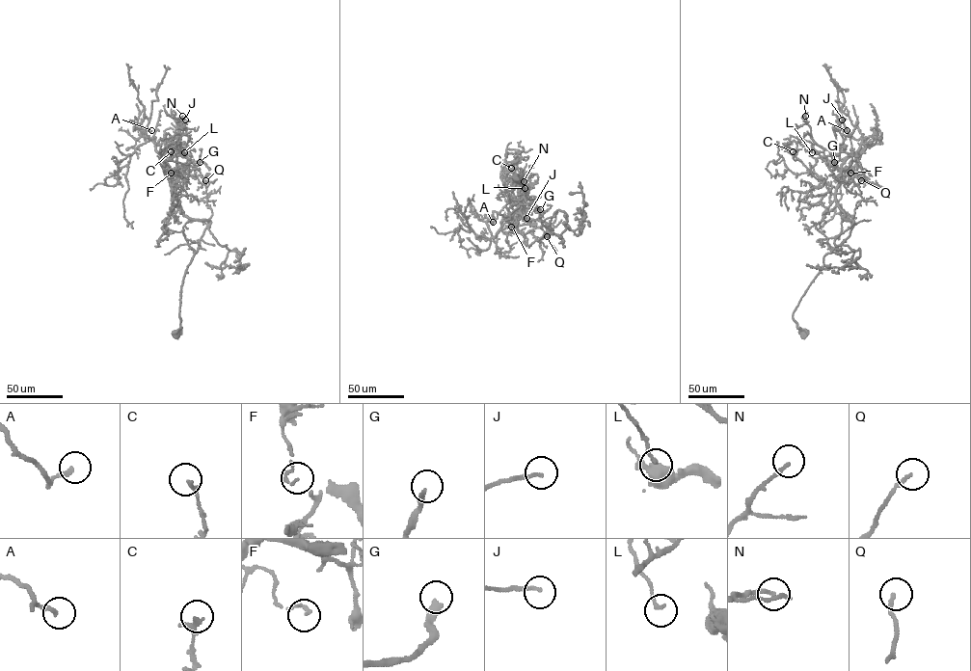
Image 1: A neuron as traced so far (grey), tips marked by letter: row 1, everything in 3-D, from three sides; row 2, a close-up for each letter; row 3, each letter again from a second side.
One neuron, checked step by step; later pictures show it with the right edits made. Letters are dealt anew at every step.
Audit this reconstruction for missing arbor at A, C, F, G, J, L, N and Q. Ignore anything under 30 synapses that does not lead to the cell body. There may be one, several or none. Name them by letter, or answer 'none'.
G, Q

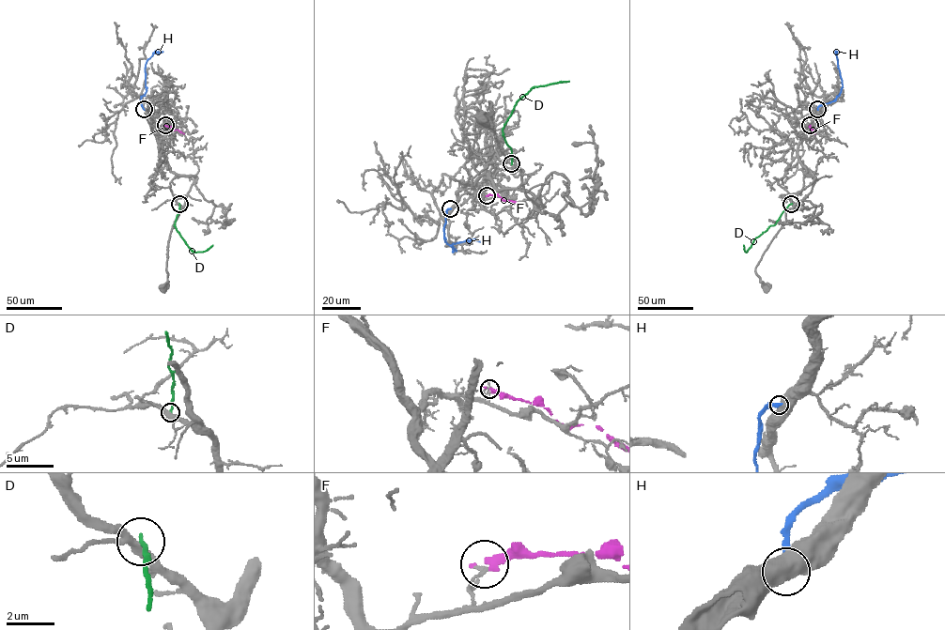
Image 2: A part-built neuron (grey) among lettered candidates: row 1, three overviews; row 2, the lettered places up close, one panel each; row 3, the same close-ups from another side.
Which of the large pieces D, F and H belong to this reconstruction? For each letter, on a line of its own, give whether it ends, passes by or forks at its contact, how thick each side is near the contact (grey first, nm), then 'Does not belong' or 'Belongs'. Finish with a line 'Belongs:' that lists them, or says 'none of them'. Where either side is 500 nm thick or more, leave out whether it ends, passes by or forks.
D: It ends there. Thickness 400 nm (grey) against 200 nm. Does not belong
F: It ends there. Thickness 130 nm (grey) against 340 nm. Does not belong
H: Thickness 750 nm (grey) against 280 nm. Does not belong
Belongs: none of them

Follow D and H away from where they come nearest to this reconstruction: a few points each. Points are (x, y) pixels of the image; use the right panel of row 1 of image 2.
D: (791, 204), (776, 223), (756, 238), (746, 252), (743, 245)
H: (817, 110), (833, 101), (841, 92), (843, 85), (837, 51)

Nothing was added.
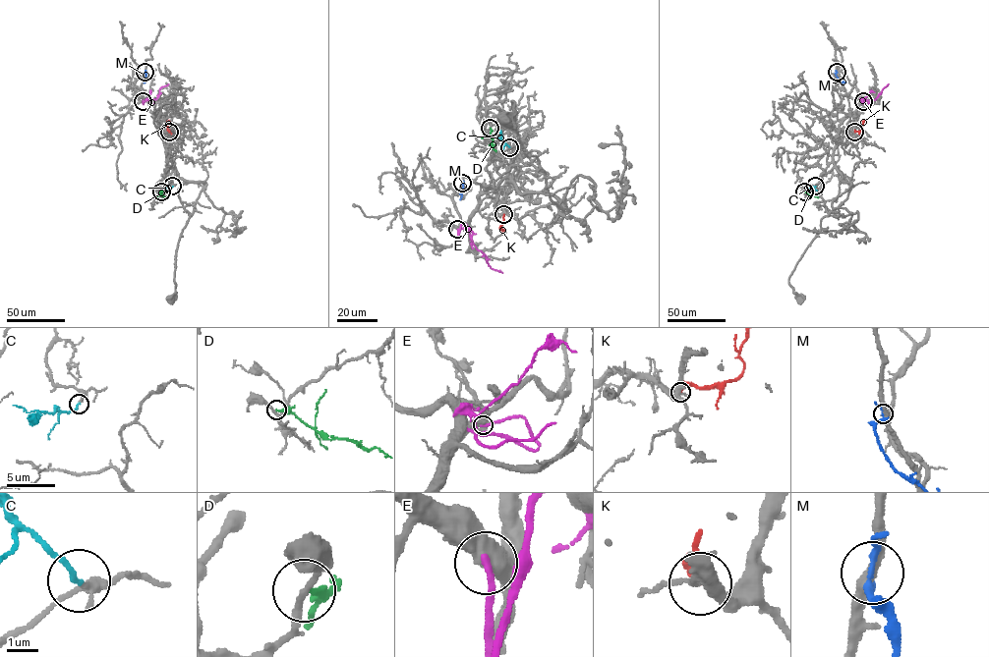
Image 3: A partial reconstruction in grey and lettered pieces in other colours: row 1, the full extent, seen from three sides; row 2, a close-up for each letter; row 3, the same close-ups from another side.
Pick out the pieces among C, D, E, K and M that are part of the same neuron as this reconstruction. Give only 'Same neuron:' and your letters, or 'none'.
Same neuron: C, K

